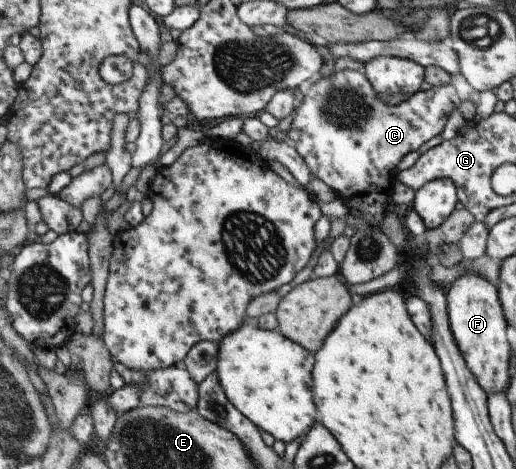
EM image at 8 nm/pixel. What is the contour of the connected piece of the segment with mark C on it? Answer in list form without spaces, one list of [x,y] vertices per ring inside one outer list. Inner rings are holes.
[[[357,70],[331,72],[330,76],[320,78],[311,84],[309,91],[299,107],[295,106],[293,120],[287,133],[287,141],[295,152],[303,158],[307,170],[331,189],[347,209],[357,210],[357,217],[379,229],[385,208],[390,202],[391,186],[396,180],[397,162],[407,153],[416,151],[430,138],[439,135],[453,109],[459,107],[459,98],[451,85],[433,86],[428,90],[419,90],[397,106],[383,104],[376,98],[371,84],[364,74]]]

